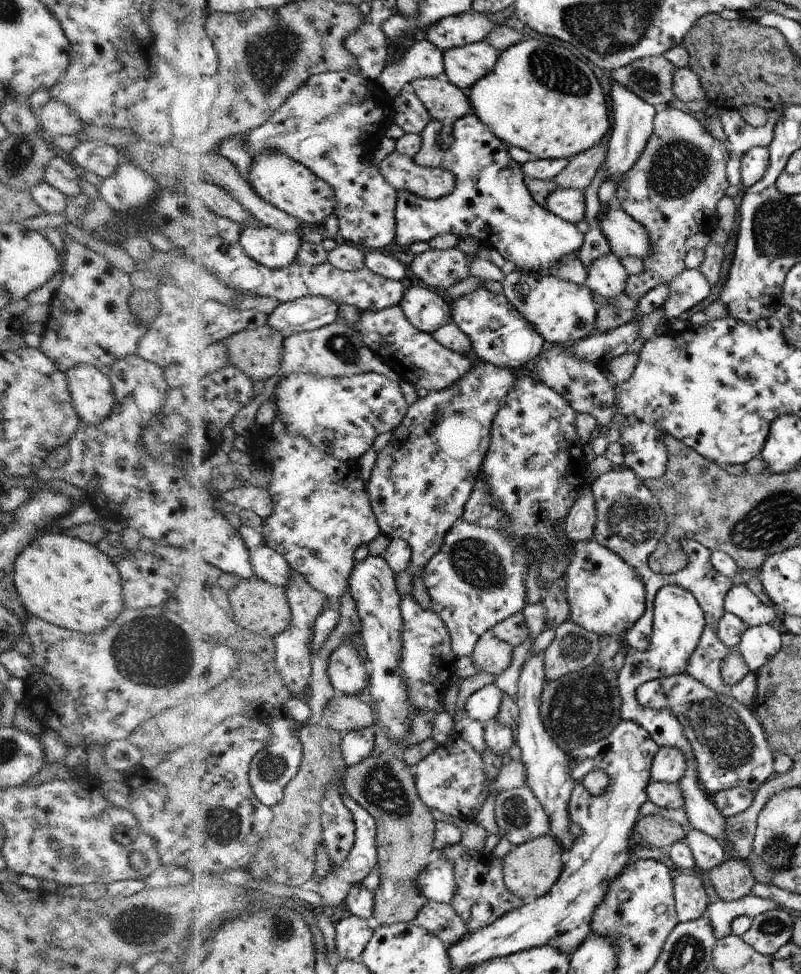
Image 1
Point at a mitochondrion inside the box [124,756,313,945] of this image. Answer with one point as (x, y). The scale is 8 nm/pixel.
(223, 824)

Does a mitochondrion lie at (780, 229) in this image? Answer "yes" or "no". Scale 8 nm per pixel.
yes

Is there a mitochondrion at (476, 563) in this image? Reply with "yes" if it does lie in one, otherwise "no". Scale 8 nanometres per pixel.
yes

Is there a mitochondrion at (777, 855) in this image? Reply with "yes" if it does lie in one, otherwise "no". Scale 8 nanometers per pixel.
yes

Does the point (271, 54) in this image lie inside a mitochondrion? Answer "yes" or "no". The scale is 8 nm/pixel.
yes

